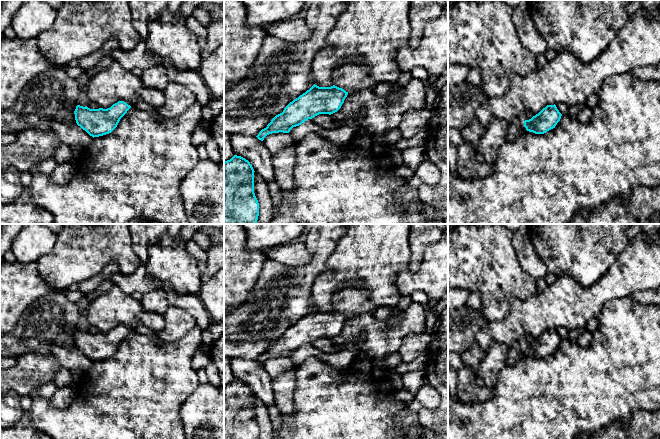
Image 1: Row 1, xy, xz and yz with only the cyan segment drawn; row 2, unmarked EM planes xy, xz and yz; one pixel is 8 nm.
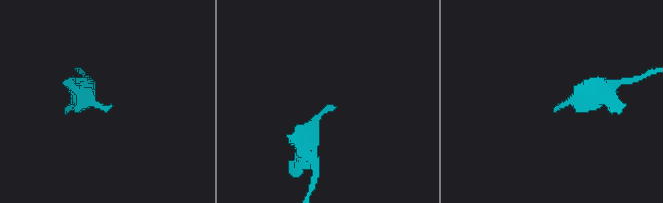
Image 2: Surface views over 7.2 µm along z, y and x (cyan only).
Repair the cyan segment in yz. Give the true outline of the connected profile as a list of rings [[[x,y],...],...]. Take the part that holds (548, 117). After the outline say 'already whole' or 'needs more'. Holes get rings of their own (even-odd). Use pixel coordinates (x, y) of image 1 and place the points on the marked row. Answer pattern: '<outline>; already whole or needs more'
[[[547,105],[538,114],[531,117],[523,113],[521,119],[524,121],[524,127],[527,131],[535,134],[544,134],[547,131],[555,128],[560,121],[562,114],[557,109],[556,105]]]; needs more

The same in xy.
[[[118,101],[107,109],[77,105],[74,114],[77,125],[94,138],[111,133],[130,108],[124,101]]]; already whole

